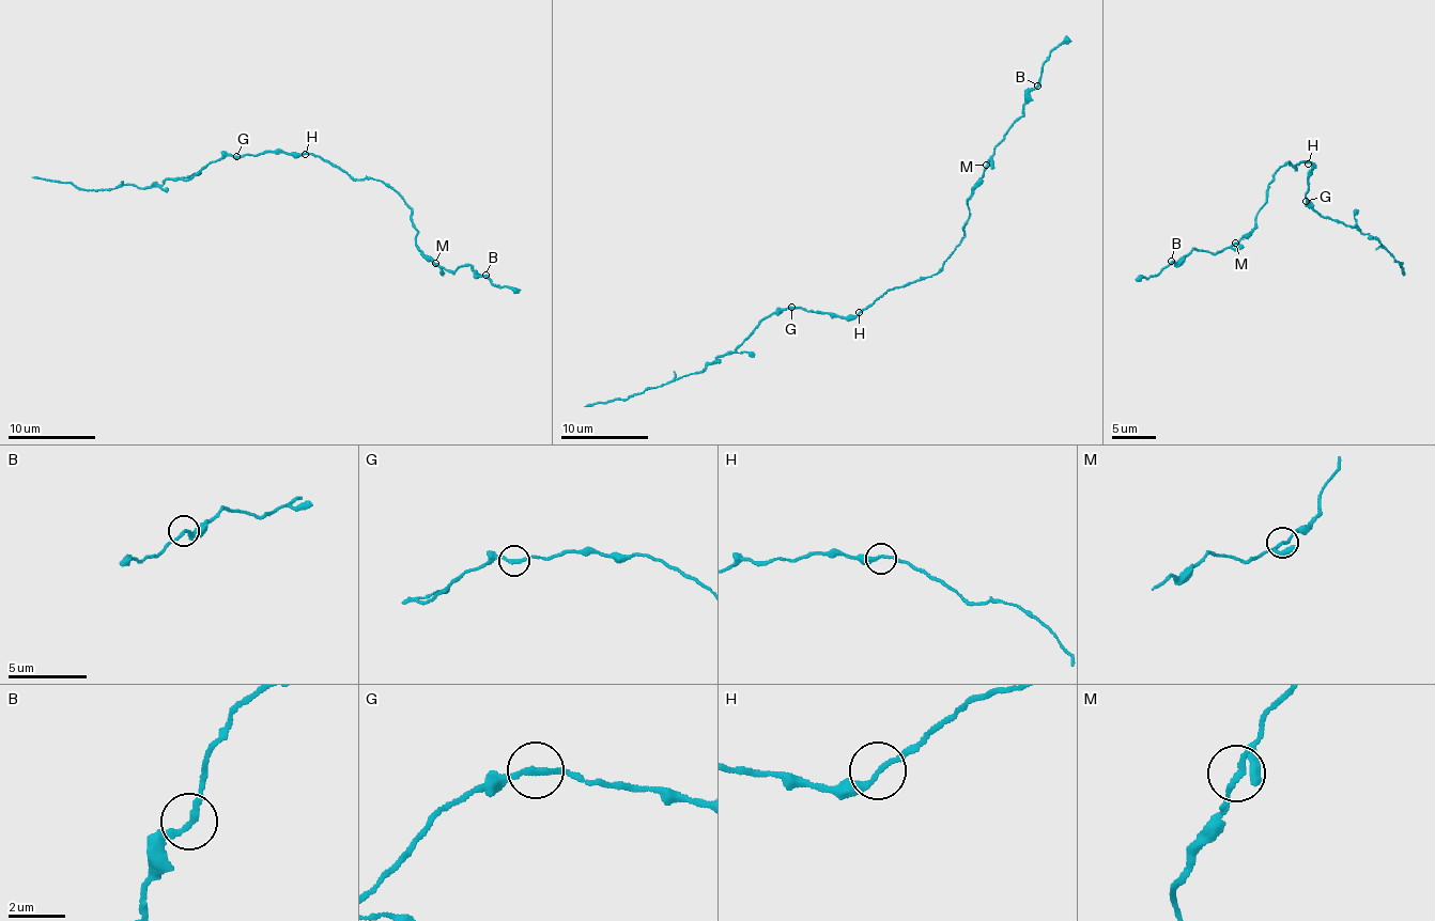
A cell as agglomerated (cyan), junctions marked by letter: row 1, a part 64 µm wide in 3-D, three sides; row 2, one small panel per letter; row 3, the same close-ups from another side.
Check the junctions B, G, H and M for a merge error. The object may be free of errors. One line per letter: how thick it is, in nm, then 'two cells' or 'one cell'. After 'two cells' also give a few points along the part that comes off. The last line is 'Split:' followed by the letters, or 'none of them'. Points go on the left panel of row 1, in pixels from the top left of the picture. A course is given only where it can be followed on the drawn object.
B: 180 nm | one cell
G: 180 nm | one cell
H: 190 nm | one cell
M: 170 nm | one cell
Split: none of them

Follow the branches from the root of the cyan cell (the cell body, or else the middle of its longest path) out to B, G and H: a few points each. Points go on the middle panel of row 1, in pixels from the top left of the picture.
B: (893, 287), (932, 276), (953, 252), (963, 236), (972, 188), (1005, 133), (1022, 114), (1027, 98), (1037, 86)
G: (893, 287), (886, 289), (857, 315), (831, 316), (824, 312), (791, 308)
H: (893, 287), (886, 289), (859, 312)

